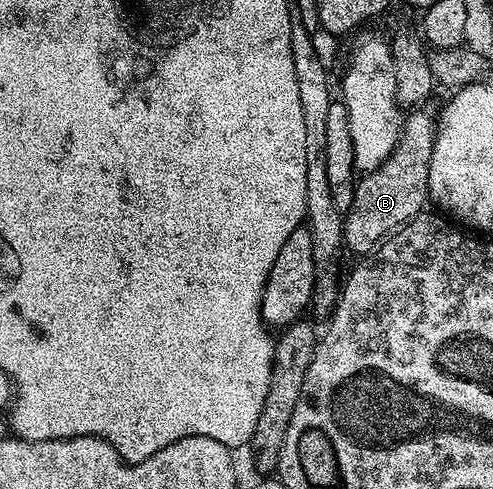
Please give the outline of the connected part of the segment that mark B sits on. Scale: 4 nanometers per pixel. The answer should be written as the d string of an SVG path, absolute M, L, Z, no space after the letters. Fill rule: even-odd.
M425 102L413 107L412 112L403 117L400 137L394 150L378 166L378 170L369 172L359 177L354 194L354 202L344 217L344 248L347 251L357 252L357 257L363 258L372 255L380 247L382 241L397 232L403 224L409 224L416 216L425 211L424 203L429 203L428 179L430 178L430 154L434 150L436 137L436 122L438 119L437 105Z

